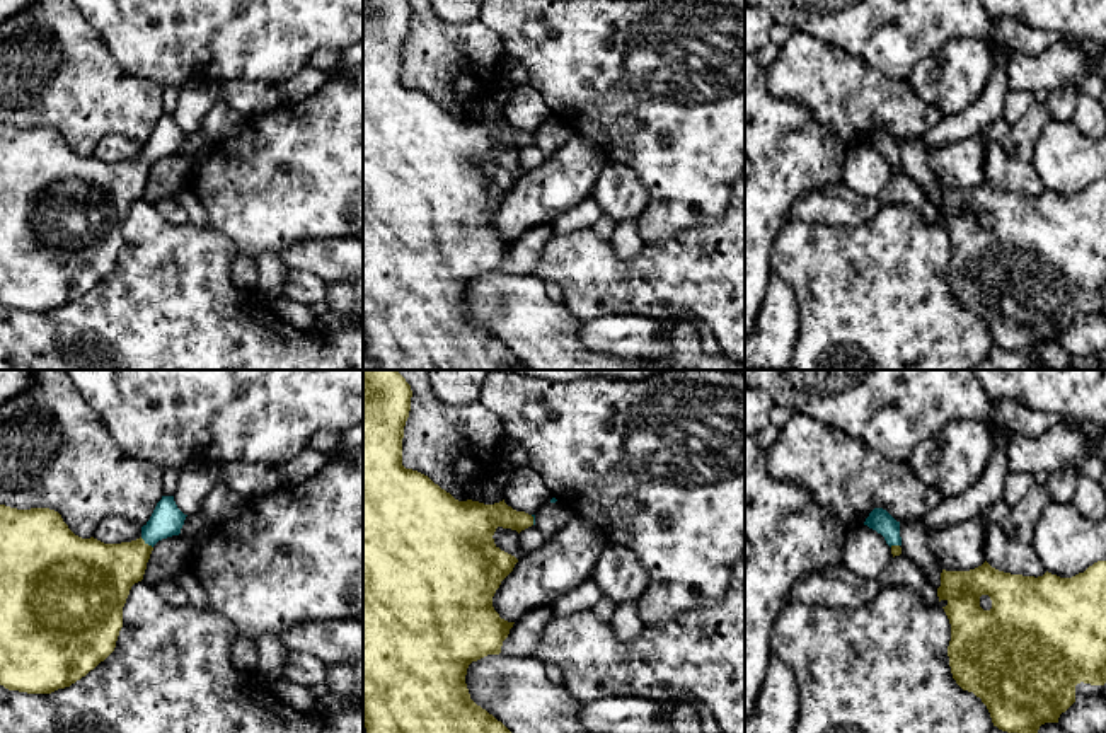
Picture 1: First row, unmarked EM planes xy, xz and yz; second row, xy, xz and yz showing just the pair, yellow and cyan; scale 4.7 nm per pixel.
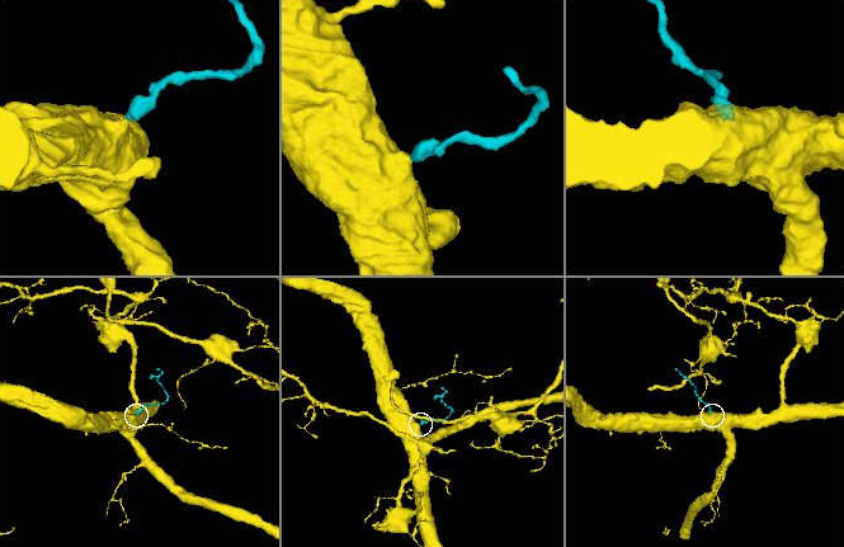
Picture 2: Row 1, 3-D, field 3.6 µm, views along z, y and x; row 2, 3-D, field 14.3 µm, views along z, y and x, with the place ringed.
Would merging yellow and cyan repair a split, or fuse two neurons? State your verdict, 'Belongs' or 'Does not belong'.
Belongs

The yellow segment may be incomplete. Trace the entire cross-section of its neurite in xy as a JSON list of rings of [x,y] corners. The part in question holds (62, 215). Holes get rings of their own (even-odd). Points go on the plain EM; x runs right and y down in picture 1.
[[[162,114],[141,145],[140,157],[104,162],[94,155],[75,153],[55,128],[17,128],[0,123],[0,303],[27,312],[51,312],[70,305],[104,280],[116,266],[123,225],[131,205],[143,198],[153,164],[179,153],[186,135],[174,114]]]

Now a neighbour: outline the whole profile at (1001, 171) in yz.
[[[1000,141],[987,143],[985,179],[1011,193],[1038,196],[1046,191],[1033,165],[1009,157]]]

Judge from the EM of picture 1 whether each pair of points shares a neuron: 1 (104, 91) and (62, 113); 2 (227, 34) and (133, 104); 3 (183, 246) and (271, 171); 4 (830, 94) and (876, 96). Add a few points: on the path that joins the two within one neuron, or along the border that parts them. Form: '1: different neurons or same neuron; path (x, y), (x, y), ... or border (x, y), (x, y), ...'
1: same neuron; path (94, 96), (79, 96), (72, 103)
2: different neurons; border (123, 67), (130, 74), (155, 80), (162, 87)
3: different neurons; border (212, 227), (218, 229), (239, 253)
4: same neuron; path (842, 94), (864, 96)

